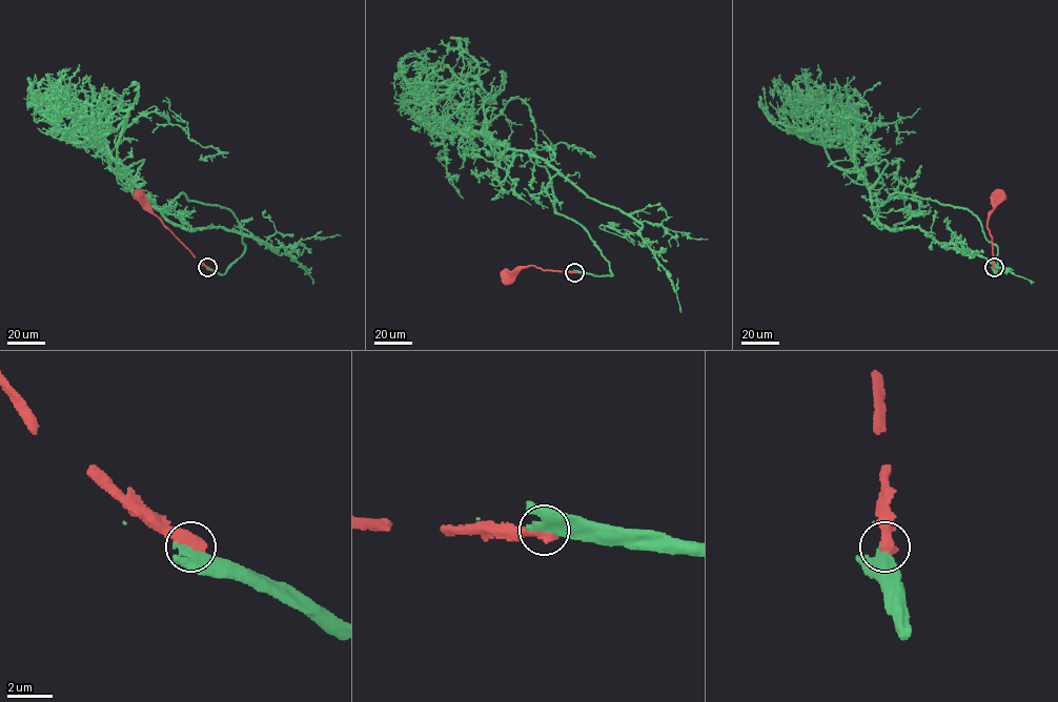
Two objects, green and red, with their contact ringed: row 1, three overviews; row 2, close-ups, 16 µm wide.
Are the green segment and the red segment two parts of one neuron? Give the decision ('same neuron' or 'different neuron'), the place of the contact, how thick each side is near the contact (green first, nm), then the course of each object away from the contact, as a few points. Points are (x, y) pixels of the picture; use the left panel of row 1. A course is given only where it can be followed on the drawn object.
different neuron; place (207, 267); calibres 550 and 700 nm; course green (208, 267), (244, 251), (238, 219), (183, 192), (154, 207), (117, 143), (156, 111), (219, 152), (201, 155); course red (208, 267), (144, 203), (139, 194)

